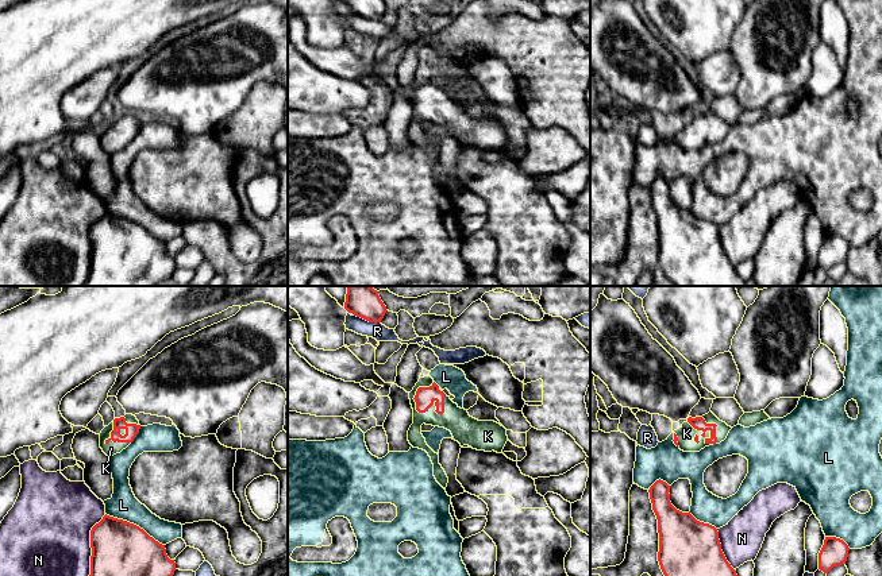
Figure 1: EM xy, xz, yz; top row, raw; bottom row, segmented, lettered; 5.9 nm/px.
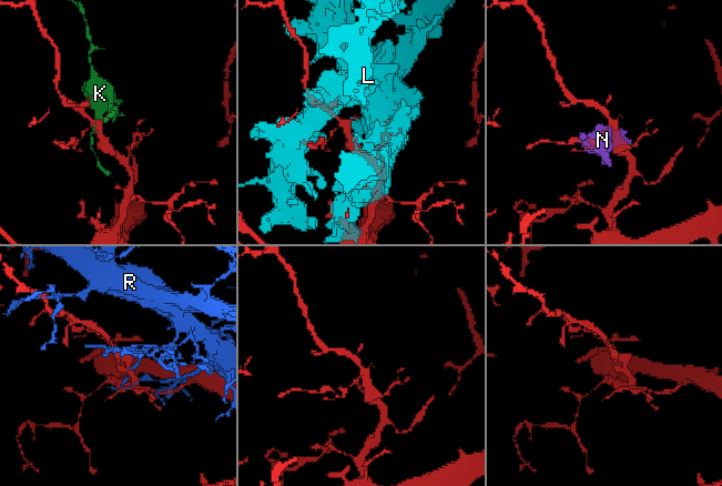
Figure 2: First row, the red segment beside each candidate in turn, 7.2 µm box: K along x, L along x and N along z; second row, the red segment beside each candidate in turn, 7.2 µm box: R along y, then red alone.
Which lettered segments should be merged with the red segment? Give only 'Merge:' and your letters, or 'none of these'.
Merge: K

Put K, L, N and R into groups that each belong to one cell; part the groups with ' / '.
K / L / N / R

